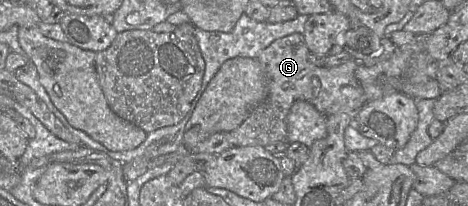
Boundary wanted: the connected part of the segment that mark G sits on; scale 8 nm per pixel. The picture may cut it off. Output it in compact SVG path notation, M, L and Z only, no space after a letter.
M293 33L272 42L262 50L256 58L263 66L268 80L268 95L266 99L257 105L243 121L243 123L231 132L233 147L239 146L263 146L268 147L273 143L289 143L286 119L294 102L302 100L312 104L320 113L329 116L339 112L351 115L356 113L367 102L360 82L355 76L359 63L351 59L335 67L316 66L309 61L310 51L305 43L303 34Z

